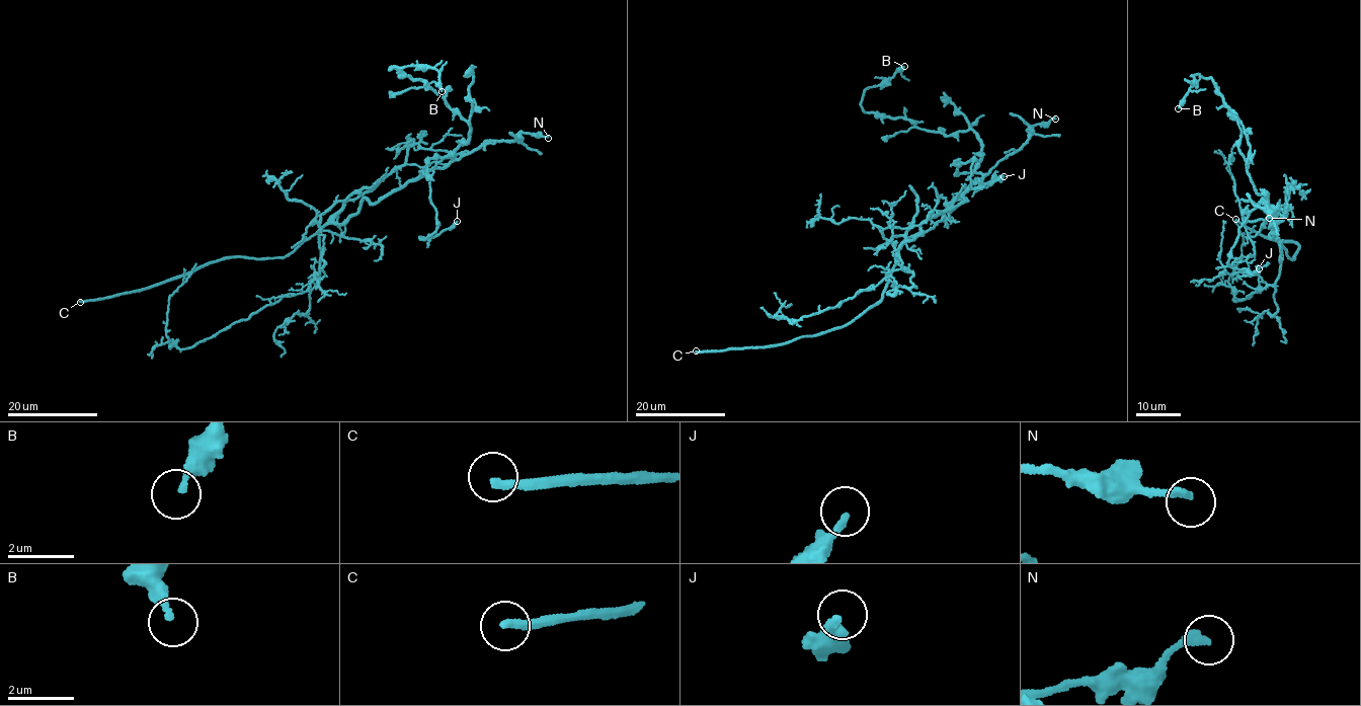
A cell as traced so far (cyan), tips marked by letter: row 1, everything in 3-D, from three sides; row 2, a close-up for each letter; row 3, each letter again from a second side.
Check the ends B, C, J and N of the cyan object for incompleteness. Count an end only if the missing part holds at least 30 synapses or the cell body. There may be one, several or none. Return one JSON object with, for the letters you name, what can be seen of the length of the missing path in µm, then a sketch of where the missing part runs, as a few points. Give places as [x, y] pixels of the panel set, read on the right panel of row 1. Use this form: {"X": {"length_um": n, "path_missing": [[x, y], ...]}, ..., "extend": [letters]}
{"C": {"length_um": 20, "path_missing": [[1235, 219], [1213, 188], [1206, 166], [1196, 162]]}, "extend": ["C"]}

